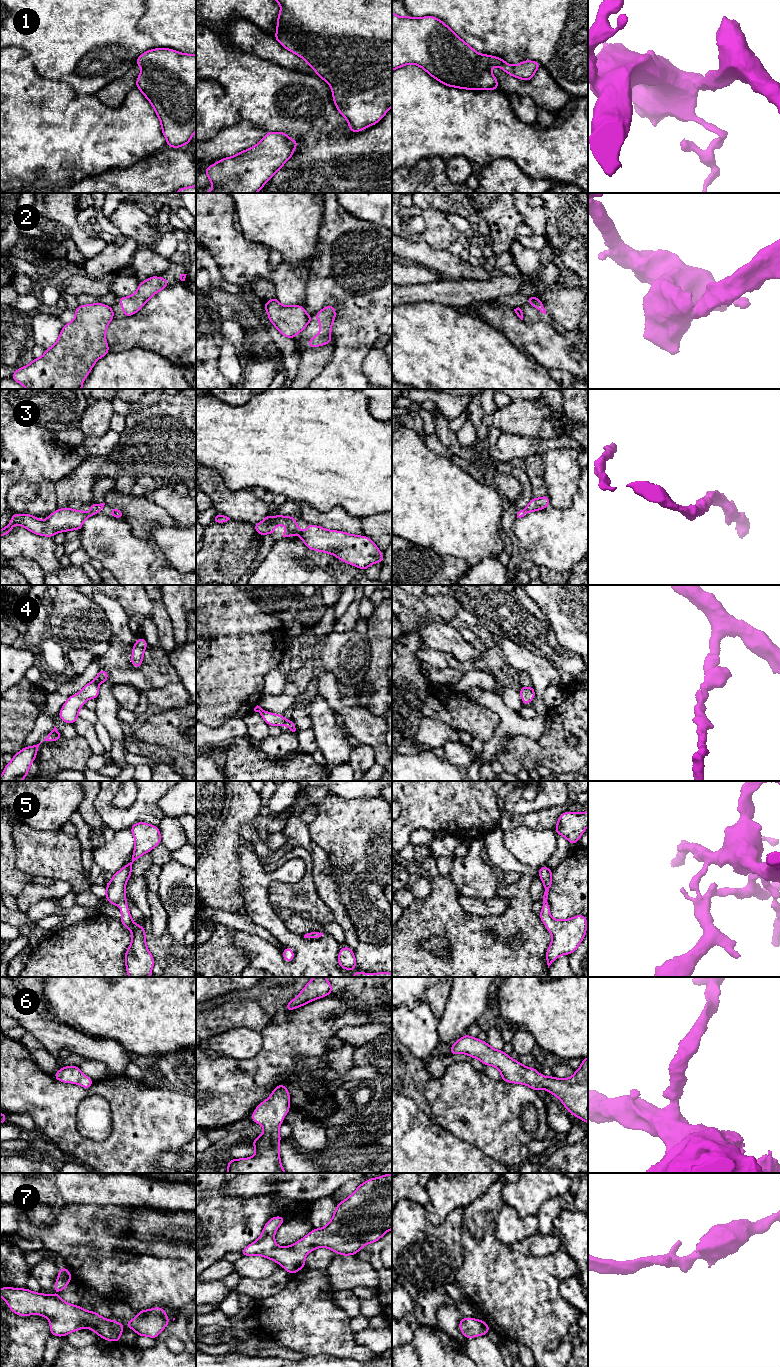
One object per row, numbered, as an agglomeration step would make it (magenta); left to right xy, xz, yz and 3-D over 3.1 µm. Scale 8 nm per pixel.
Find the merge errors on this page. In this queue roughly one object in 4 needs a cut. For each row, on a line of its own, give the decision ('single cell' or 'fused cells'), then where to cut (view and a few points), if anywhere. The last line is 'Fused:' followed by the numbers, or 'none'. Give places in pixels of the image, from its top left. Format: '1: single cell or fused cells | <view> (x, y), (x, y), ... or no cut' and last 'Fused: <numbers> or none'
1: single cell | no cut
2: fused cells | yz (516, 308), (522, 313)
3: single cell | no cut
4: single cell | no cut
5: fused cells | xy (125, 900), (118, 904)
6: single cell | no cut
7: single cell | no cut
Fused: 2, 5

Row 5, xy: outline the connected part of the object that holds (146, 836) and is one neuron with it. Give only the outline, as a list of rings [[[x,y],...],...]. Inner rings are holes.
[[[144,822],[135,823],[131,828],[135,840],[132,860],[116,872],[106,886],[105,898],[109,903],[119,905],[126,901],[125,887],[131,876],[134,862],[143,854],[150,852],[156,845],[162,843],[159,827]]]

